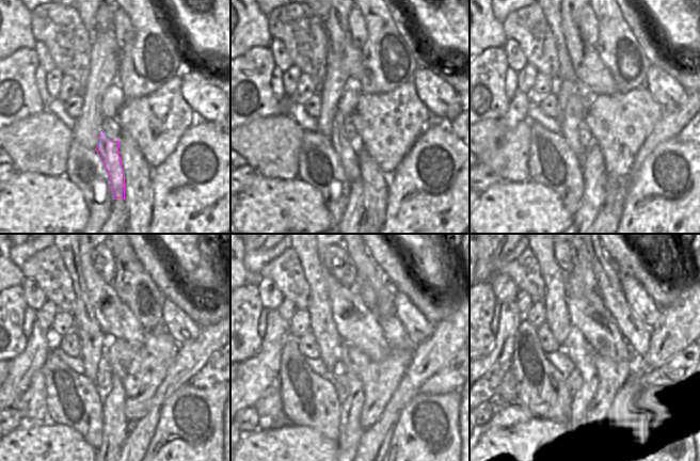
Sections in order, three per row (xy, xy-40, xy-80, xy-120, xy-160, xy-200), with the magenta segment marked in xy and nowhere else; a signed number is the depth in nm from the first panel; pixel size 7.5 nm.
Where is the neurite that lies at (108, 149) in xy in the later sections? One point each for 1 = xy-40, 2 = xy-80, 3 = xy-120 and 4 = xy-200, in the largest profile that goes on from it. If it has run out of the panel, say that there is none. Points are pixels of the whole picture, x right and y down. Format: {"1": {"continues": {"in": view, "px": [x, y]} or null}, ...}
{"1": {"continues": {"in": "xy-40", "px": [347, 150]}}, "2": {"continues": {"in": "xy-80", "px": [571, 99]}}, "3": {"continues": {"in": "xy-120", "px": [93, 343]}}, "4": {"continues": {"in": "xy-200", "px": [557, 318]}}}

